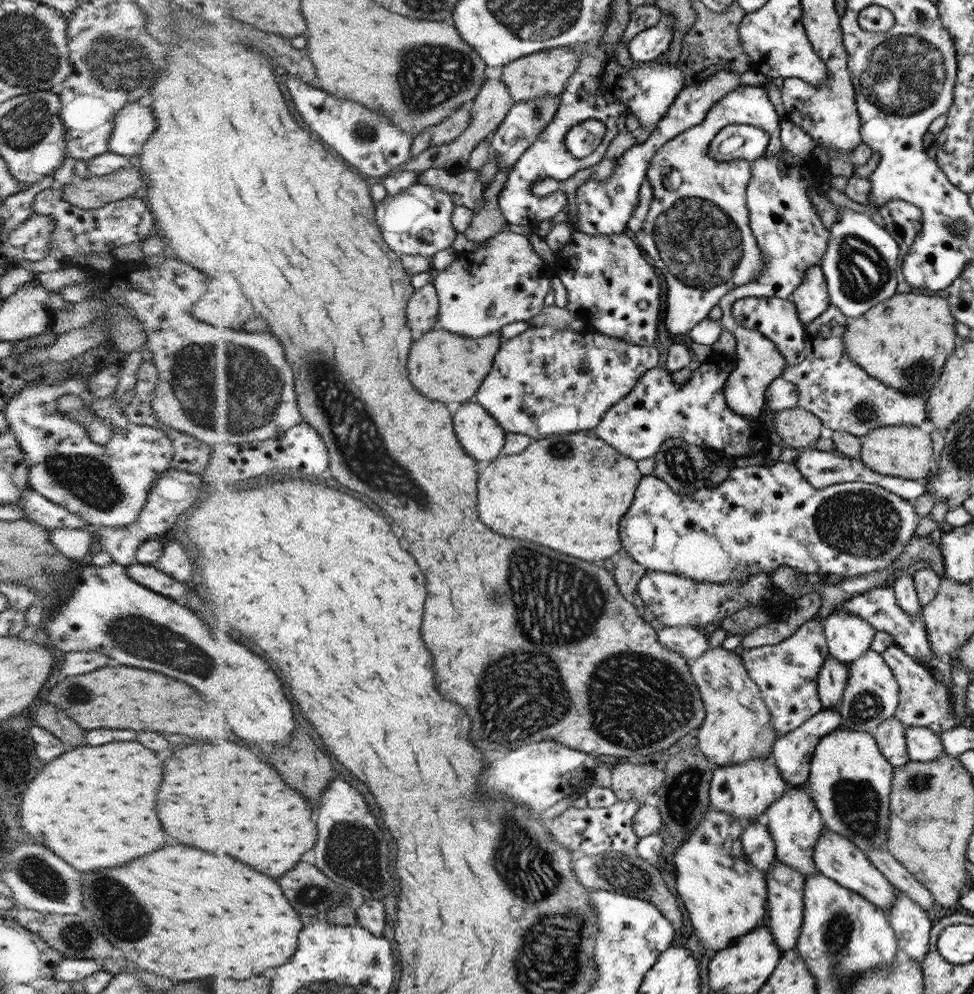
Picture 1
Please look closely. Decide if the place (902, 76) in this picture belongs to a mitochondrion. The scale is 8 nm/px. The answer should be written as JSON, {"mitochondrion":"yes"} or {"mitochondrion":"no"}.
{"mitochondrion":"yes"}

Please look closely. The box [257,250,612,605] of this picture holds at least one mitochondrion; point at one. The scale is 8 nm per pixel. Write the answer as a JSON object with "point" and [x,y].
{"point":[367,458]}

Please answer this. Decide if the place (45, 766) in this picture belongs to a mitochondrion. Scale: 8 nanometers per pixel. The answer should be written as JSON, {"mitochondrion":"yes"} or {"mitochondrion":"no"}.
{"mitochondrion":"no"}

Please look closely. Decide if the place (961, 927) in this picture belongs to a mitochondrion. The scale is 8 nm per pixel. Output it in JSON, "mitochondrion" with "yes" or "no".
{"mitochondrion":"no"}

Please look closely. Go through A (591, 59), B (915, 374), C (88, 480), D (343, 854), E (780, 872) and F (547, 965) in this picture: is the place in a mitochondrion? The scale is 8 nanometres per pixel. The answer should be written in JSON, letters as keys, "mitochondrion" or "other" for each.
{"A":"other","B":"mitochondrion","C":"mitochondrion","D":"mitochondrion","E":"other","F":"mitochondrion"}

